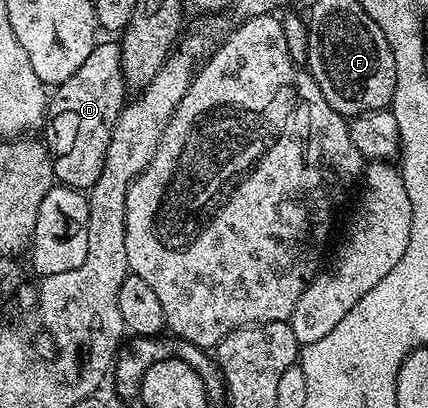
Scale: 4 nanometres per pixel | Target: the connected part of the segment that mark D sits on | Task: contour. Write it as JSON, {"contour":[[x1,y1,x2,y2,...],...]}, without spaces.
{"contour":[[98,42,91,57,52,92,43,124,43,142,53,158,53,177,58,184,88,189,103,173,103,157,111,141,111,129,127,102,121,68,121,48,116,42]]}

